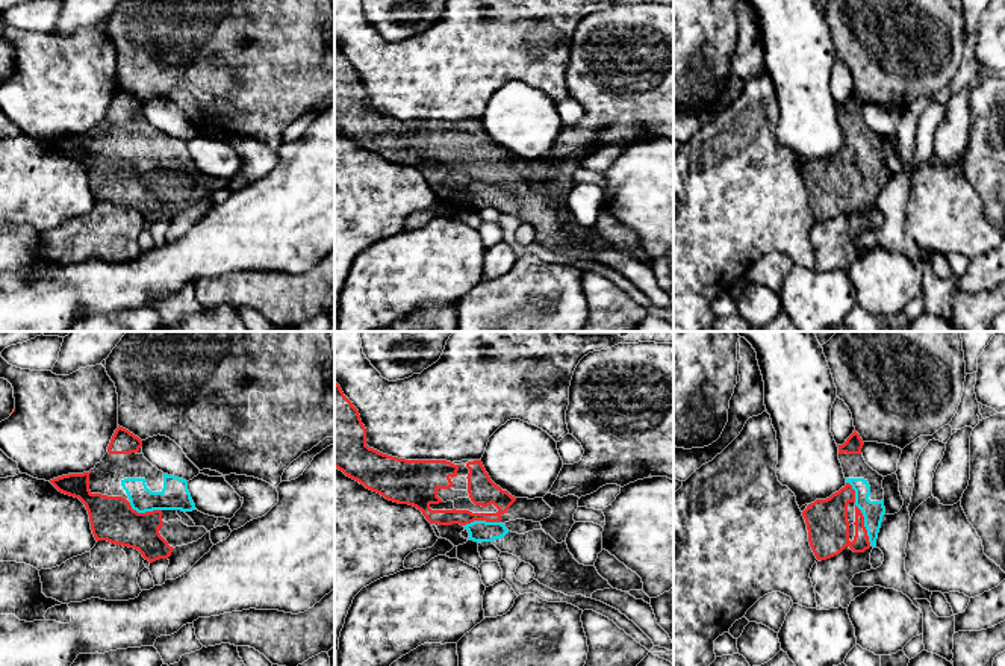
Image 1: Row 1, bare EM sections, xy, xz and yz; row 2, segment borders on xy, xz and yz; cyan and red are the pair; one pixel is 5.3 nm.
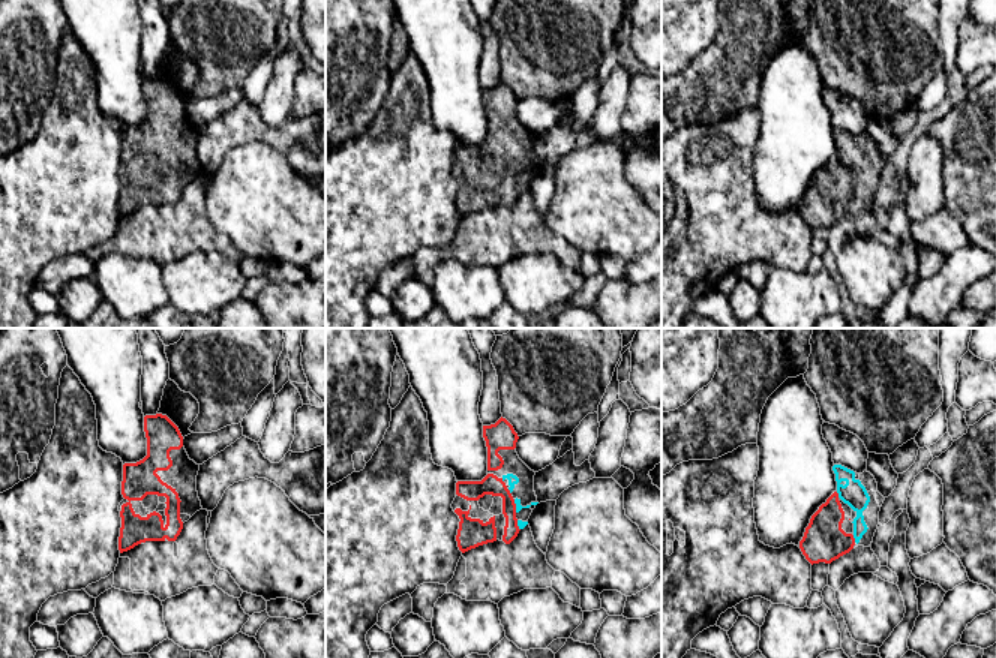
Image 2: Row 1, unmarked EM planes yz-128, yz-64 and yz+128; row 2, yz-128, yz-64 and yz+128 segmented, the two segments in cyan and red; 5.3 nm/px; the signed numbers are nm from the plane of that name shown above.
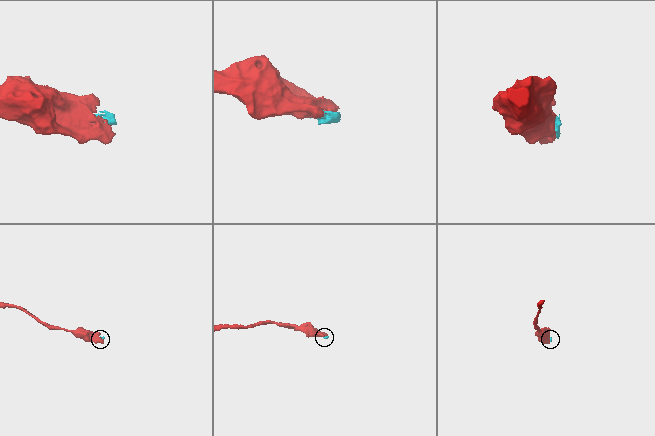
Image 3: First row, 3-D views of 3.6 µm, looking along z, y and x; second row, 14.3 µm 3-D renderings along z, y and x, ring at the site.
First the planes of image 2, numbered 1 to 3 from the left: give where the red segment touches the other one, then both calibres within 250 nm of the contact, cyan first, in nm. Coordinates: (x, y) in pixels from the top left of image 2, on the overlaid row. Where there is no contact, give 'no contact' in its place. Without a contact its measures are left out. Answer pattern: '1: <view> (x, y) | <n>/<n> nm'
1: no contact
2: yz-64 (510, 492) | 50/110 nm
3: yz+128 (854, 537) | 140/220 nm

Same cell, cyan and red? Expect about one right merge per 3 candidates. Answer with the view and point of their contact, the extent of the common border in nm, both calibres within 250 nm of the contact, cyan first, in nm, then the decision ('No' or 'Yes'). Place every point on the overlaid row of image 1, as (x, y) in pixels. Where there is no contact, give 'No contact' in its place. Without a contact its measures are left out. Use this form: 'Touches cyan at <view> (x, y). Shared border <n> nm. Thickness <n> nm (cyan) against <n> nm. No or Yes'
Touches cyan at yz (864, 525). Shared border 240 nm. Thickness 110 nm (cyan) against 220 nm. Yes

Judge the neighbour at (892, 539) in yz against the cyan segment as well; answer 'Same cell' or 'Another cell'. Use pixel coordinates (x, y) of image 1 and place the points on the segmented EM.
Another cell

